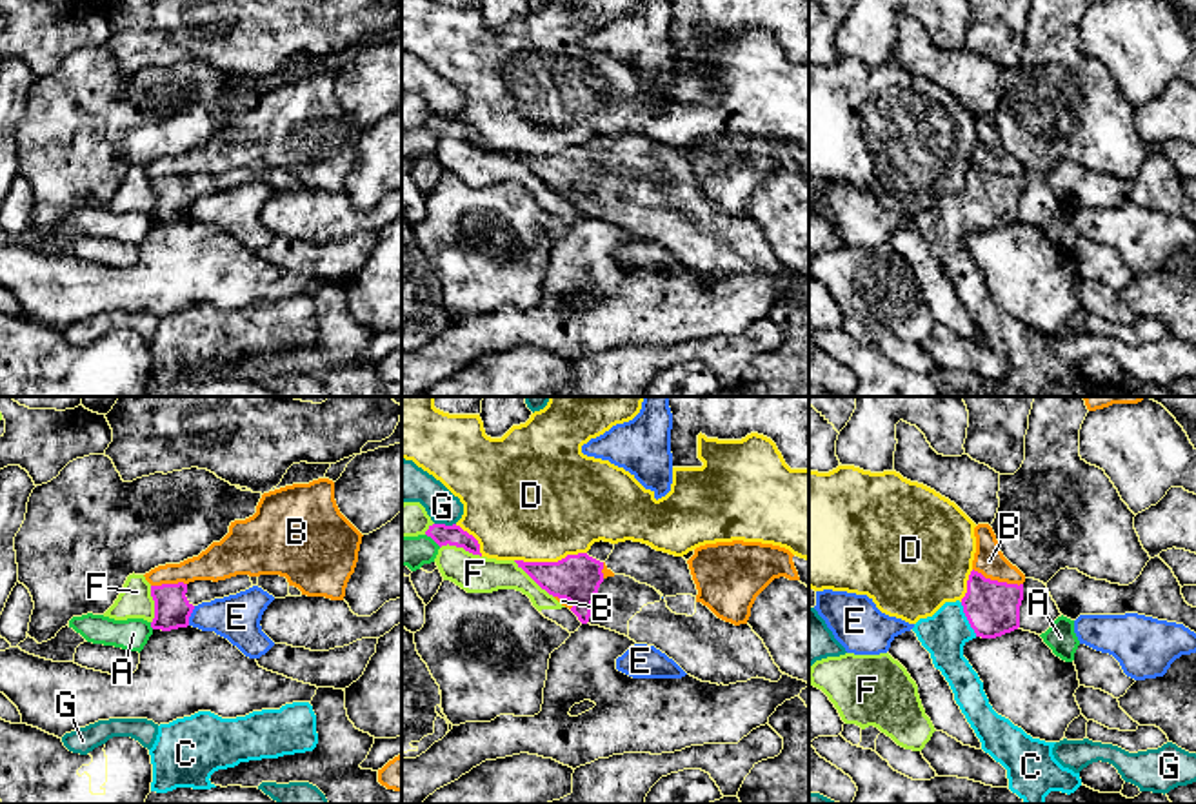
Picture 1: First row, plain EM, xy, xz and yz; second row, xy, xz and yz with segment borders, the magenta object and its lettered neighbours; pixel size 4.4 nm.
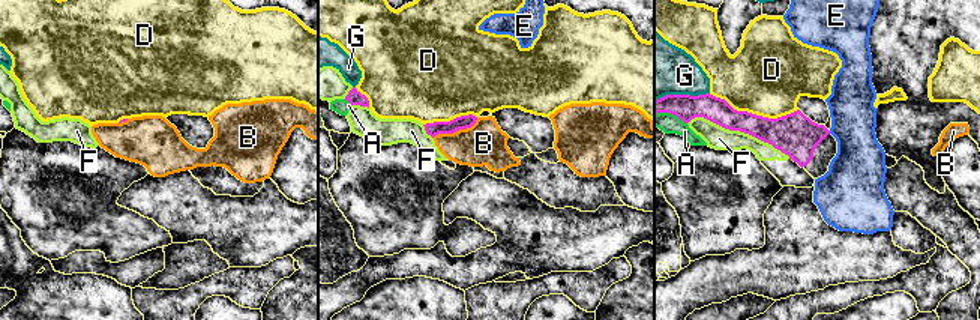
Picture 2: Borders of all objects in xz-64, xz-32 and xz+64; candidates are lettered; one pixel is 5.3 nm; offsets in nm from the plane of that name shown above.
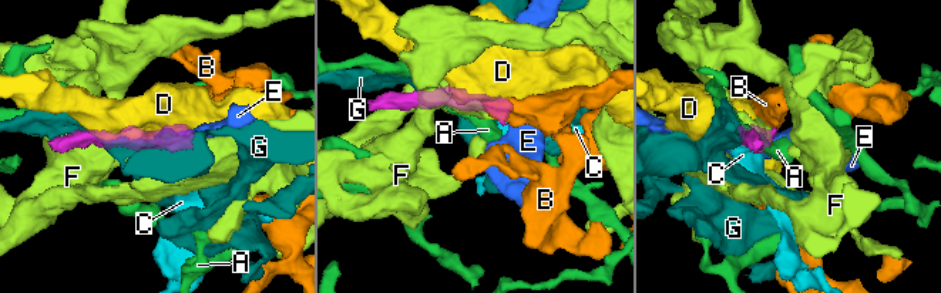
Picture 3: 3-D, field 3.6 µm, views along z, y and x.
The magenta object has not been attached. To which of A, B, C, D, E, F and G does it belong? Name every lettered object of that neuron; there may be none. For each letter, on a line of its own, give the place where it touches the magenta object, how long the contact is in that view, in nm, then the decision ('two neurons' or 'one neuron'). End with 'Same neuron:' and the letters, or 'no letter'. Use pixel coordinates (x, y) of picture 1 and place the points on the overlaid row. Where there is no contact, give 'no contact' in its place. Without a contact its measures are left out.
A: xz (433, 539) | 90 nm | two neurons
B: yz (996, 581) | 240 nm | two neurons
C: yz (967, 619) | 170 nm | one neuron
D: xz (549, 562) | 320 nm | two neurons
E: xy (189, 615) | 90 nm | two neurons
F: xz (533, 579) | 240 nm | two neurons
G: xz (444, 524) | 100 nm | two neurons
Same neuron: C

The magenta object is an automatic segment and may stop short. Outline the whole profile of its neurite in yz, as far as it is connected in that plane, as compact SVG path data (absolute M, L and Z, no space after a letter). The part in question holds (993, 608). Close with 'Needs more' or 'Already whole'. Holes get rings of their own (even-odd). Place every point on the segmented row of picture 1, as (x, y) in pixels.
M971 571L962 600L945 602L932 617L920 618L912 631L931 653L932 664L949 682L954 700L982 742L982 749L1007 769L1009 789L1025 804L1045 804L1051 791L1074 793L1081 786L1080 773L1063 768L1052 755L1056 742L1032 739L1009 719L998 715L983 691L983 682L963 657L963 646L976 638L996 638L1020 628L1023 584L1007 584Z. Needs more

